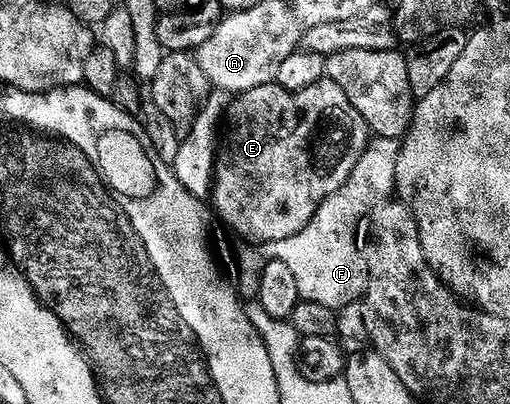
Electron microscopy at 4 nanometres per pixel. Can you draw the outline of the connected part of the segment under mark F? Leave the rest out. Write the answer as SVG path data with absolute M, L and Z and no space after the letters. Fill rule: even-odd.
M371 136L348 179L344 179L344 183L336 187L332 195L323 199L312 219L308 219L300 231L288 235L288 239L268 241L261 246L266 261L279 261L292 270L301 300L342 311L345 305L352 304L357 297L359 300L365 294L366 264L362 252L358 250L358 226L378 205L391 200L395 192L399 144L397 137Z

